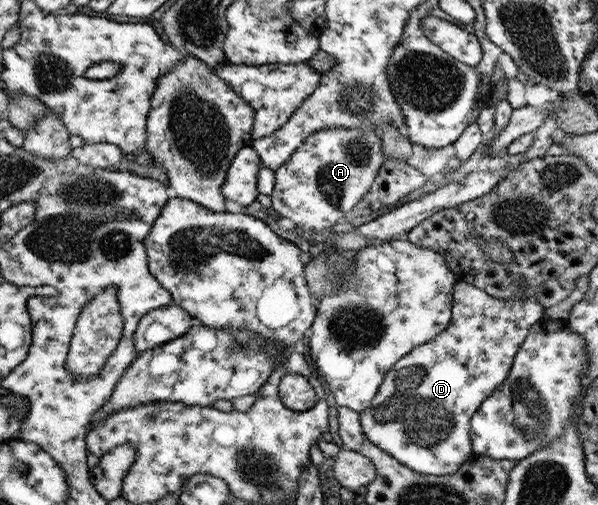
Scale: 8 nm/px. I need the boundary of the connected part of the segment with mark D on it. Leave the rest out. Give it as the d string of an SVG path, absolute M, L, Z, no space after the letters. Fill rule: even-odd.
M457 282L452 321L446 331L402 357L385 374L385 380L369 408L359 413L359 424L368 440L422 475L442 476L456 472L472 452L470 418L484 401L501 388L509 376L518 349L532 327L544 317L545 309L534 298L498 299L469 283Z

